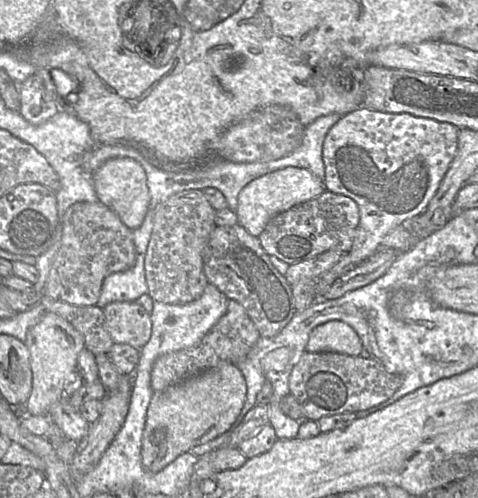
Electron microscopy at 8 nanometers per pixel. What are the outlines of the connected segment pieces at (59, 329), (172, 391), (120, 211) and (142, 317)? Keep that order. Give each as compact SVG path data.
M45 311L39 322L27 332L24 344L30 353L32 370L32 391L25 404L25 415L48 415L51 406L65 395L65 384L69 376L77 370L78 355L85 347L83 336L61 316Z
M221 362L164 391L153 393L143 431L141 460L145 470L157 473L183 453L230 431L244 406L246 380L233 363Z
M128 157L105 161L94 174L94 186L99 201L114 211L130 230L141 226L148 210L150 194L146 173L139 162Z
M115 301L103 308L106 329L115 344L128 344L141 350L152 334L151 314L136 301Z

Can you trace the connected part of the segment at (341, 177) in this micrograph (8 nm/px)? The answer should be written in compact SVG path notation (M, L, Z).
M360 107L342 116L328 131L323 144L326 190L352 198L359 207L359 224L348 253L357 264L380 249L383 238L398 225L425 211L455 157L459 129L446 122Z

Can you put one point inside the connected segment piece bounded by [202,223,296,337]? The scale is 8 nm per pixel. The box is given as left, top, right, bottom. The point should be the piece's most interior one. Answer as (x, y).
(234, 261)

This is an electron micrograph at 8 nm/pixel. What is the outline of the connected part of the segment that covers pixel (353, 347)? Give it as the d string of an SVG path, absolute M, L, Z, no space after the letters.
M332 320L312 330L306 349L308 352L359 356L363 345L350 325L343 321Z

